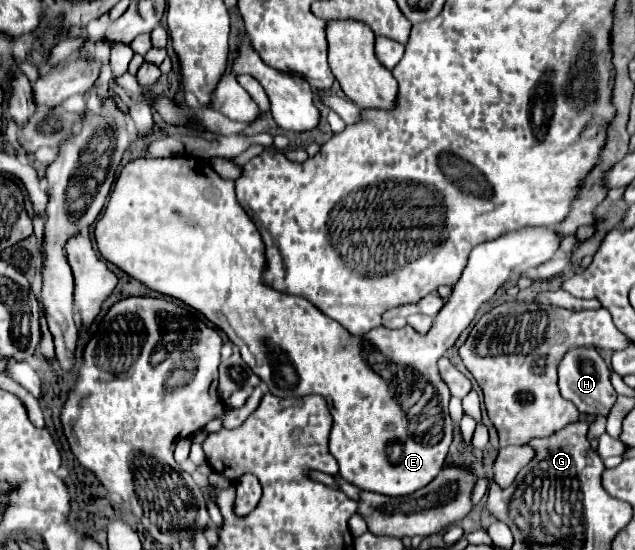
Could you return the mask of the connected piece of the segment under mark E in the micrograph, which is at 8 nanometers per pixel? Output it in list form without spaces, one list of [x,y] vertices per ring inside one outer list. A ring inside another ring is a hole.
[[[176,155],[172,158],[138,158],[128,162],[112,188],[104,214],[96,222],[94,240],[104,260],[112,262],[150,290],[182,300],[224,330],[226,336],[240,348],[242,360],[268,384],[272,394],[284,398],[288,398],[288,394],[322,394],[334,418],[330,452],[340,464],[340,474],[360,490],[384,496],[412,494],[430,484],[430,480],[436,478],[444,466],[444,458],[452,444],[454,424],[448,416],[450,392],[440,380],[436,368],[438,358],[454,346],[462,330],[472,322],[476,310],[494,296],[512,272],[522,274],[542,262],[548,262],[560,244],[560,238],[552,228],[522,228],[478,244],[470,252],[460,280],[454,284],[452,294],[444,302],[444,308],[434,316],[434,322],[426,334],[406,324],[398,330],[380,326],[356,336],[336,320],[316,310],[308,300],[276,292],[262,284],[260,272],[264,268],[264,244],[260,232],[246,212],[240,210],[234,196],[234,182],[218,176],[206,161]],[[376,364],[386,364],[388,368],[398,368],[400,372],[394,380],[384,378],[380,372],[372,372]],[[400,396],[410,396],[410,410],[400,404]]]

